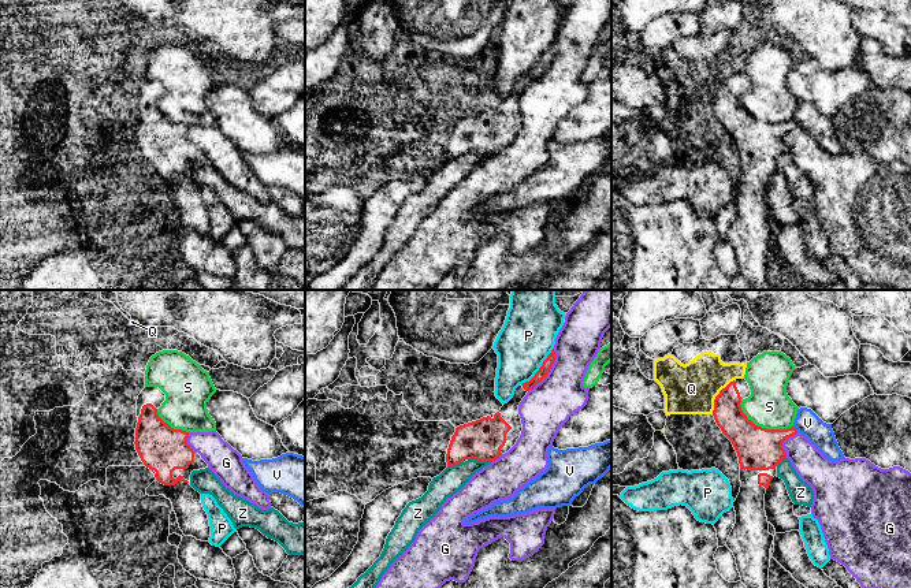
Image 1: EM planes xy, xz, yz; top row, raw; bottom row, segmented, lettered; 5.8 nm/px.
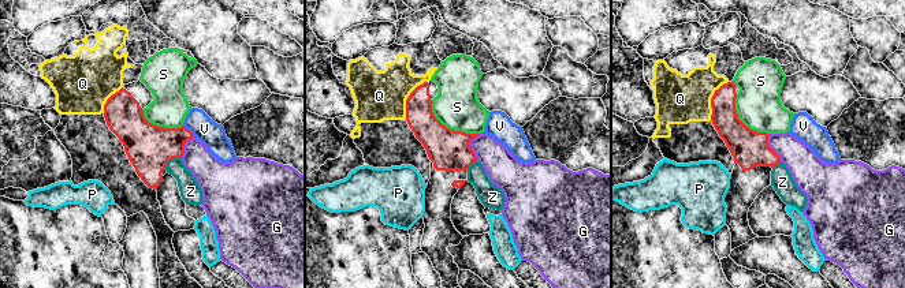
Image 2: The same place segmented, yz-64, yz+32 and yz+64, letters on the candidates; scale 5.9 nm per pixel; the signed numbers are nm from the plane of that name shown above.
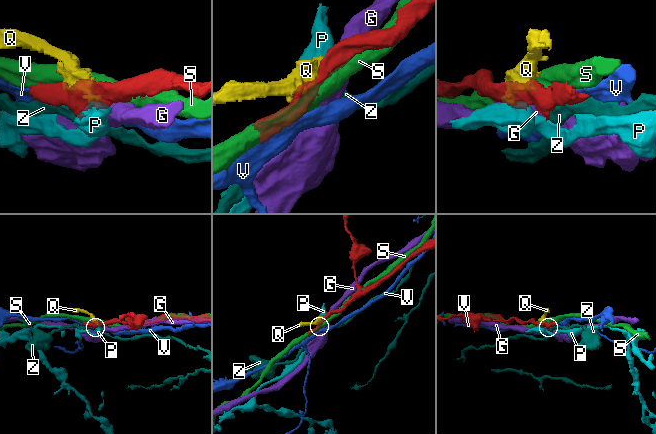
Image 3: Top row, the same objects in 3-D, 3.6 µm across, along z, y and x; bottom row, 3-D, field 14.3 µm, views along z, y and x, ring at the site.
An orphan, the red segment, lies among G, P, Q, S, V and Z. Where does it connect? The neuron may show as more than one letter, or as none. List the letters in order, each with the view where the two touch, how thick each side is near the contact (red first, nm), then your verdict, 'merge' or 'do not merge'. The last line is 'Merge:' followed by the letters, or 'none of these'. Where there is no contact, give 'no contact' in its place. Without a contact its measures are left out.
G: xz | 60/280 nm | do not merge
P: xz | 60/320 nm | do not merge
Q: yz | 170/300 nm | do not merge
S: yz | 260/260 nm | do not merge
V: yz | 260/150 nm | do not merge
Z: xz | 240/150 nm | do not merge
Merge: none of these

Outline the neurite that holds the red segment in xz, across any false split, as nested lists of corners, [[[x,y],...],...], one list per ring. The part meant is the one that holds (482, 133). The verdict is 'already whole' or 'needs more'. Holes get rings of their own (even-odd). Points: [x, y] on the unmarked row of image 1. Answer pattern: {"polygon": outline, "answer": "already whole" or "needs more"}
{"polygon": [[[553,42],[535,70],[529,75],[520,78],[513,92],[499,105],[457,120],[446,148],[447,160],[454,160],[468,153],[495,155],[507,146],[523,124],[518,108],[520,96],[529,83],[547,70],[554,55],[555,45]]], "answer": "needs more"}

